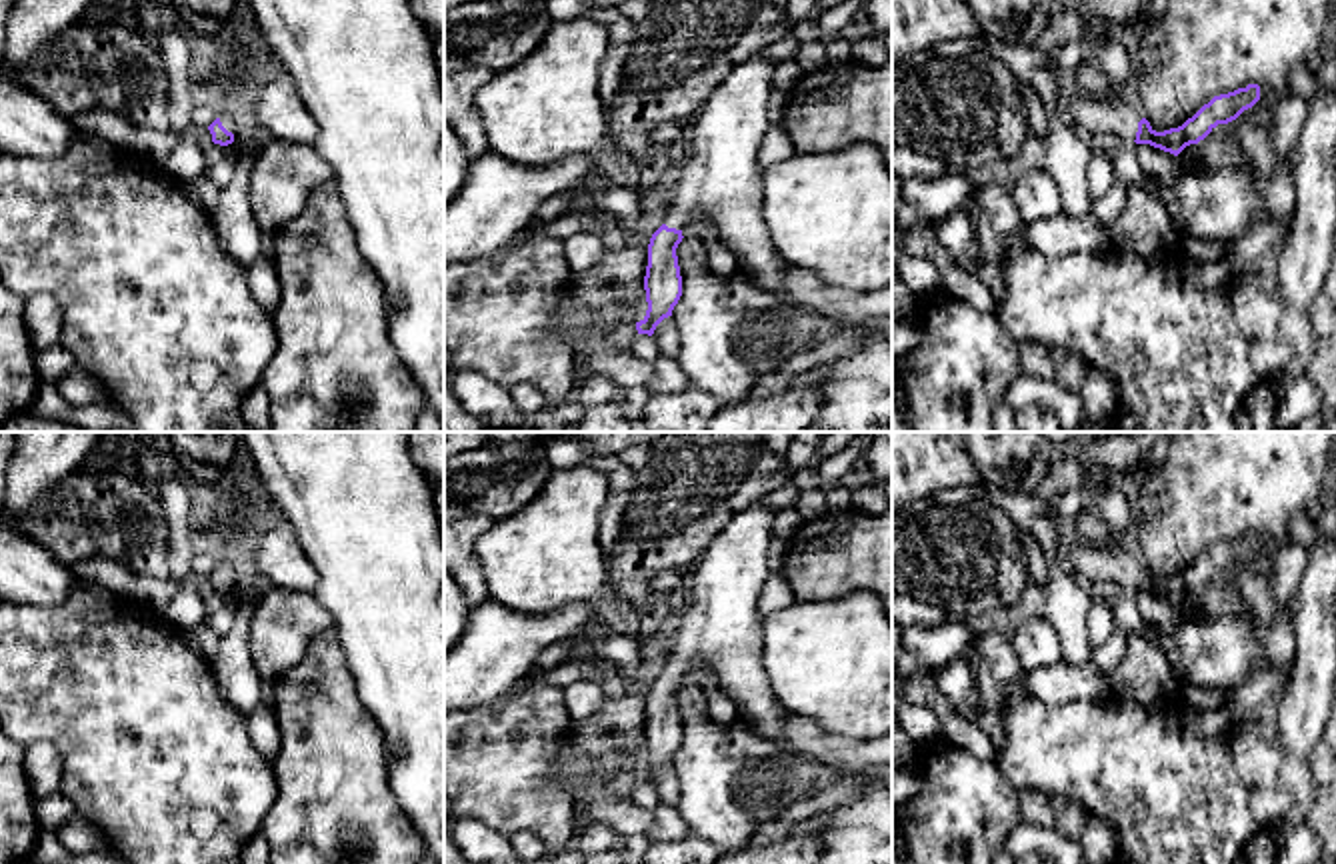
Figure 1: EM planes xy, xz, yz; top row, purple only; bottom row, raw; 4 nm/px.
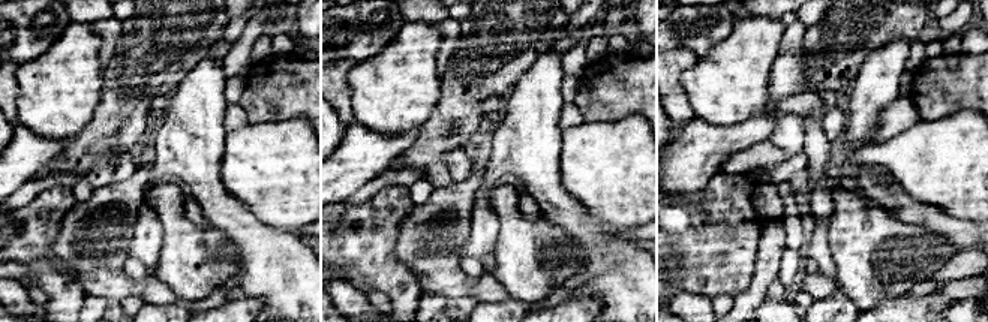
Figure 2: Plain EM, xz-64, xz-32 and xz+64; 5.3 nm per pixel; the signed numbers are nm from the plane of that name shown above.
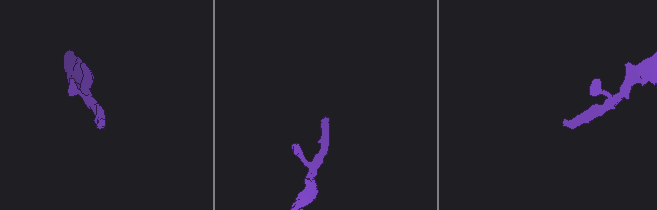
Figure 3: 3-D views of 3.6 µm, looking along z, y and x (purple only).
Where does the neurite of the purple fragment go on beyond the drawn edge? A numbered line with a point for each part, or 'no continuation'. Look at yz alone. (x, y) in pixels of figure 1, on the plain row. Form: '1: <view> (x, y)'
1: yz (1098, 568)

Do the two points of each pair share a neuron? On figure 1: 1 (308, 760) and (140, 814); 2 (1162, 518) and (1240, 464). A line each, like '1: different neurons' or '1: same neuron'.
1: different neurons
2: same neuron

